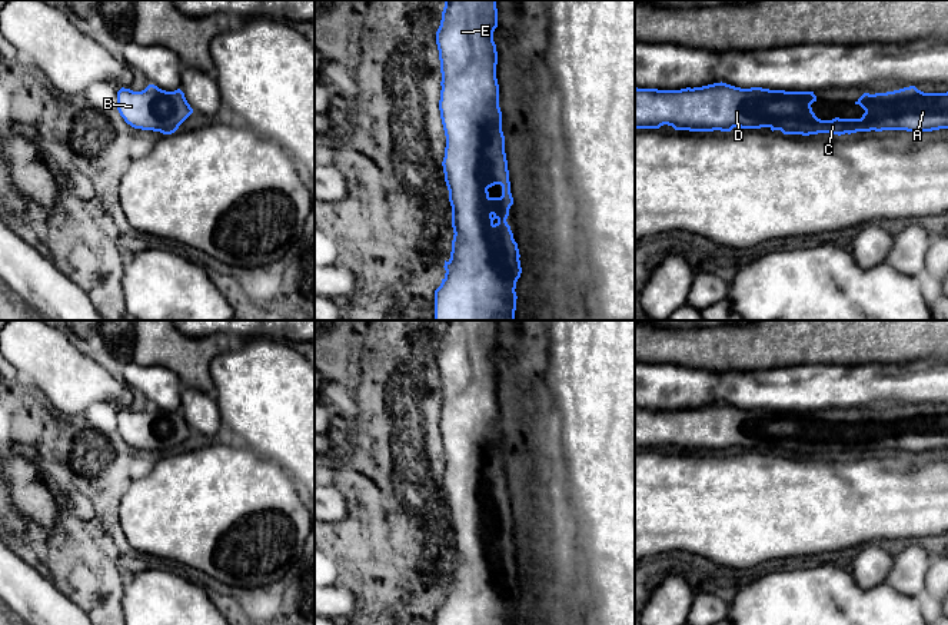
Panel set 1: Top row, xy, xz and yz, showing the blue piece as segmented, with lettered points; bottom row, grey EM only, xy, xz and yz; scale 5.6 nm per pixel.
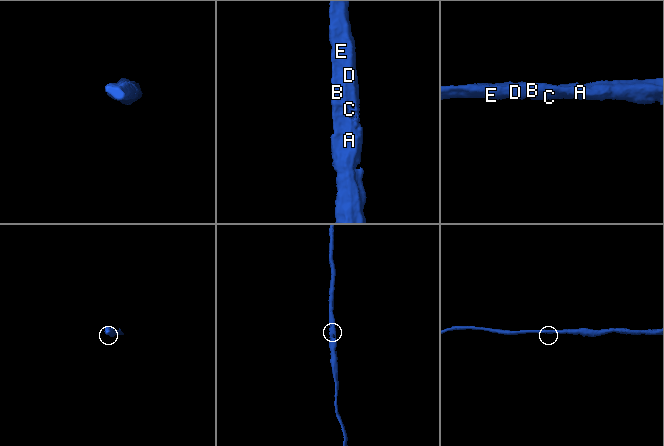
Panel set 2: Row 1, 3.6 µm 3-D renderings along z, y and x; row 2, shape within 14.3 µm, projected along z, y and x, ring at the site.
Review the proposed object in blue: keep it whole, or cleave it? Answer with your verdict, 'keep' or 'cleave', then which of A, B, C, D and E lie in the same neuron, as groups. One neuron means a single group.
keep; groups A B C D E

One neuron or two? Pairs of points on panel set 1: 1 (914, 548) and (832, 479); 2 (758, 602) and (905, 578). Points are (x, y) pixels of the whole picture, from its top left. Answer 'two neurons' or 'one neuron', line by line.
1: two neurons
2: two neurons

